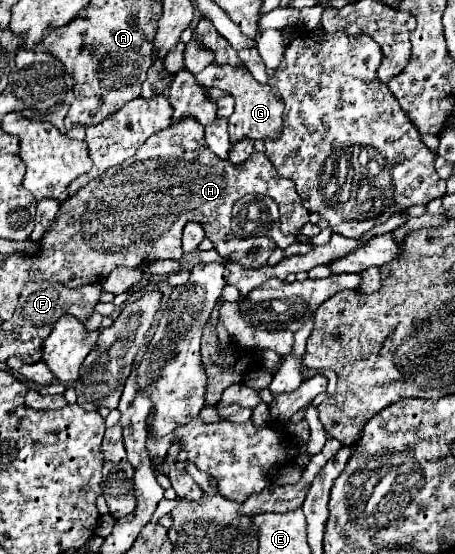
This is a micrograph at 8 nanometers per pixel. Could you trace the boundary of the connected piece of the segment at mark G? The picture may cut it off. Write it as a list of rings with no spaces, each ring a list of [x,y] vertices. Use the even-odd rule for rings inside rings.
[[[209,64],[205,70],[201,70],[199,74],[195,74],[197,84],[201,86],[215,86],[223,92],[227,92],[229,96],[233,96],[235,100],[235,112],[229,116],[229,134],[231,134],[231,144],[249,138],[249,140],[275,140],[277,136],[281,136],[281,128],[283,128],[283,104],[273,96],[271,88],[267,84],[259,84],[249,70],[245,68],[233,68],[229,64],[225,66],[215,66]]]

